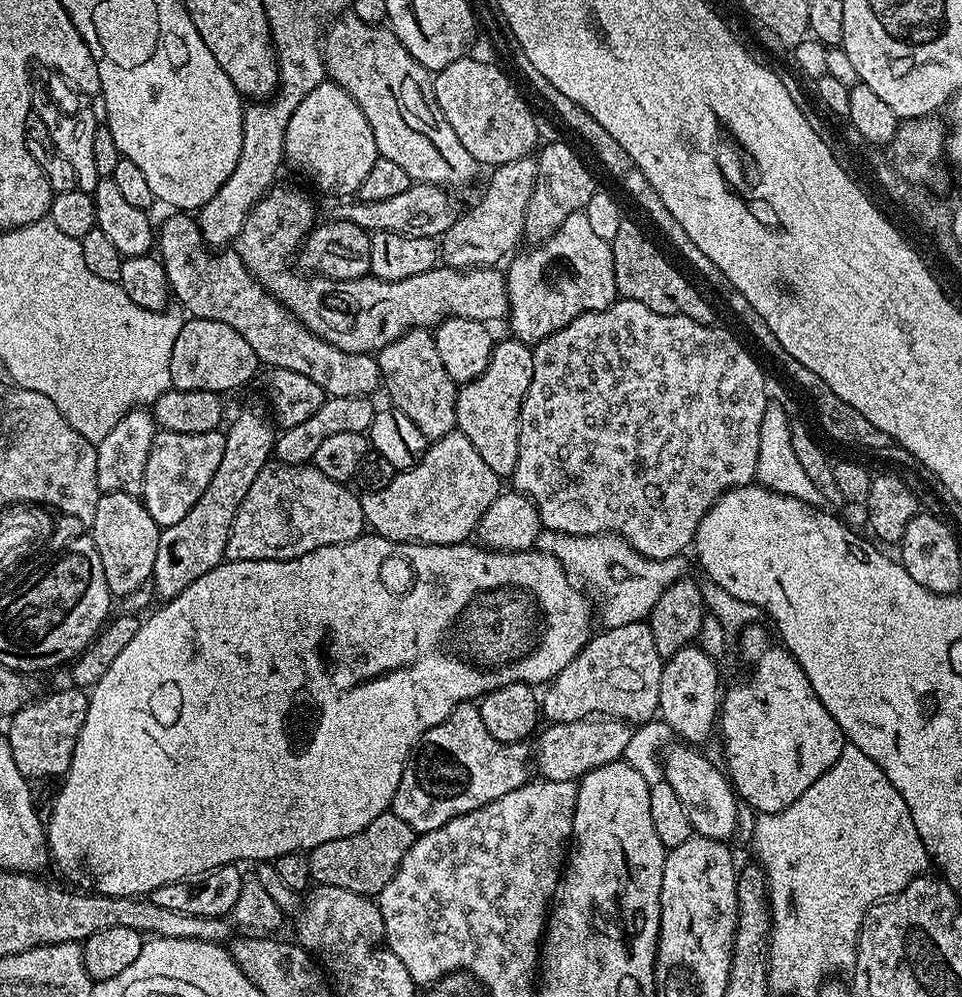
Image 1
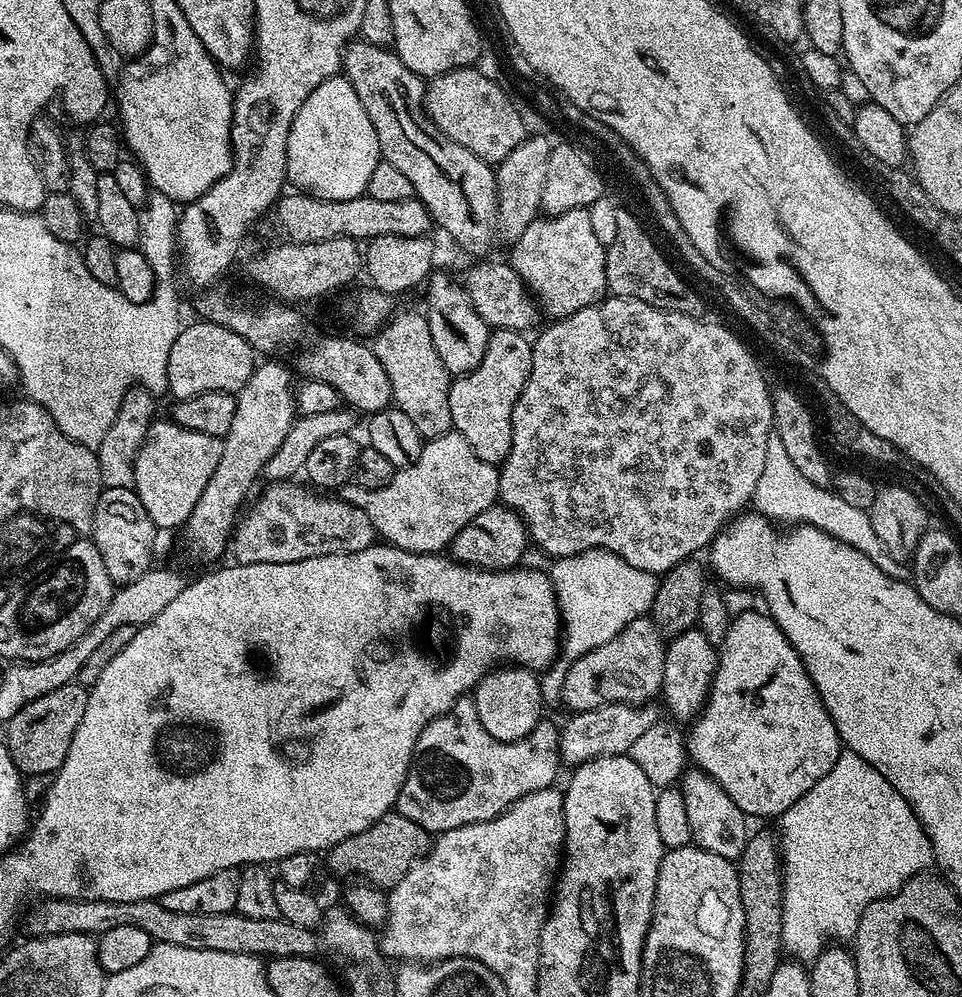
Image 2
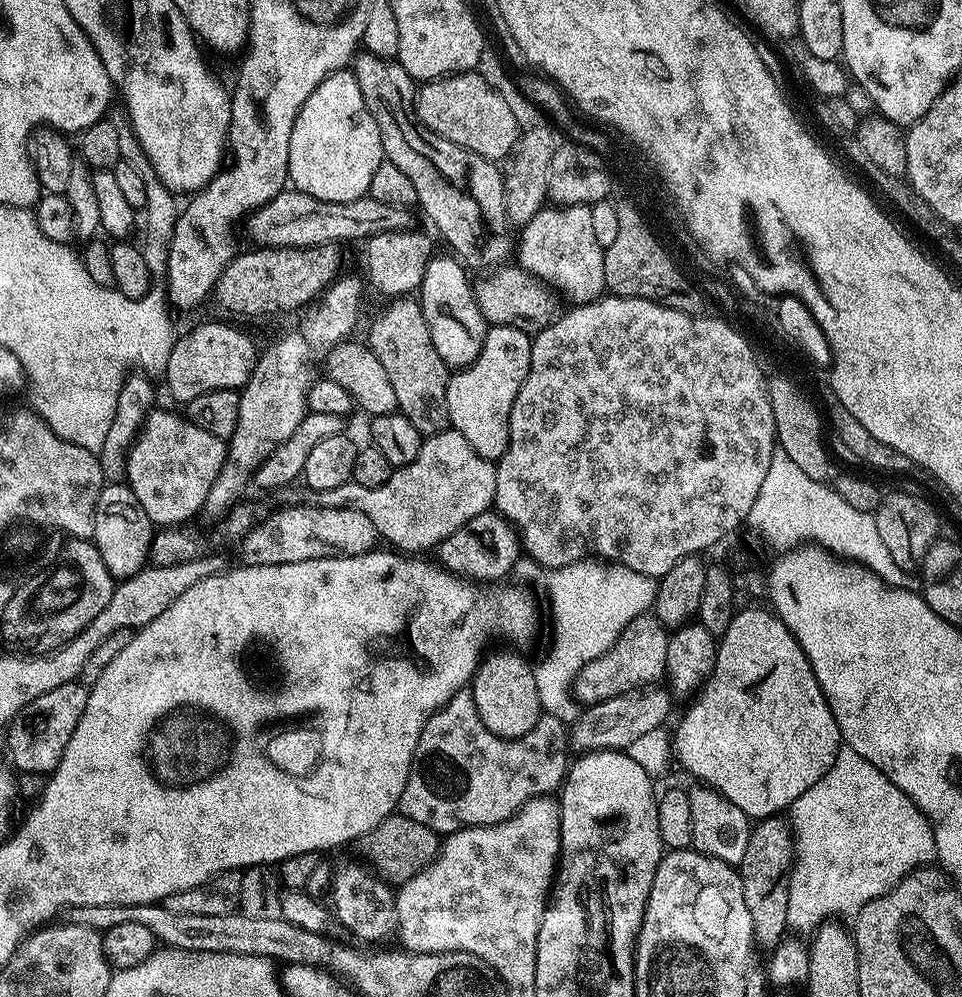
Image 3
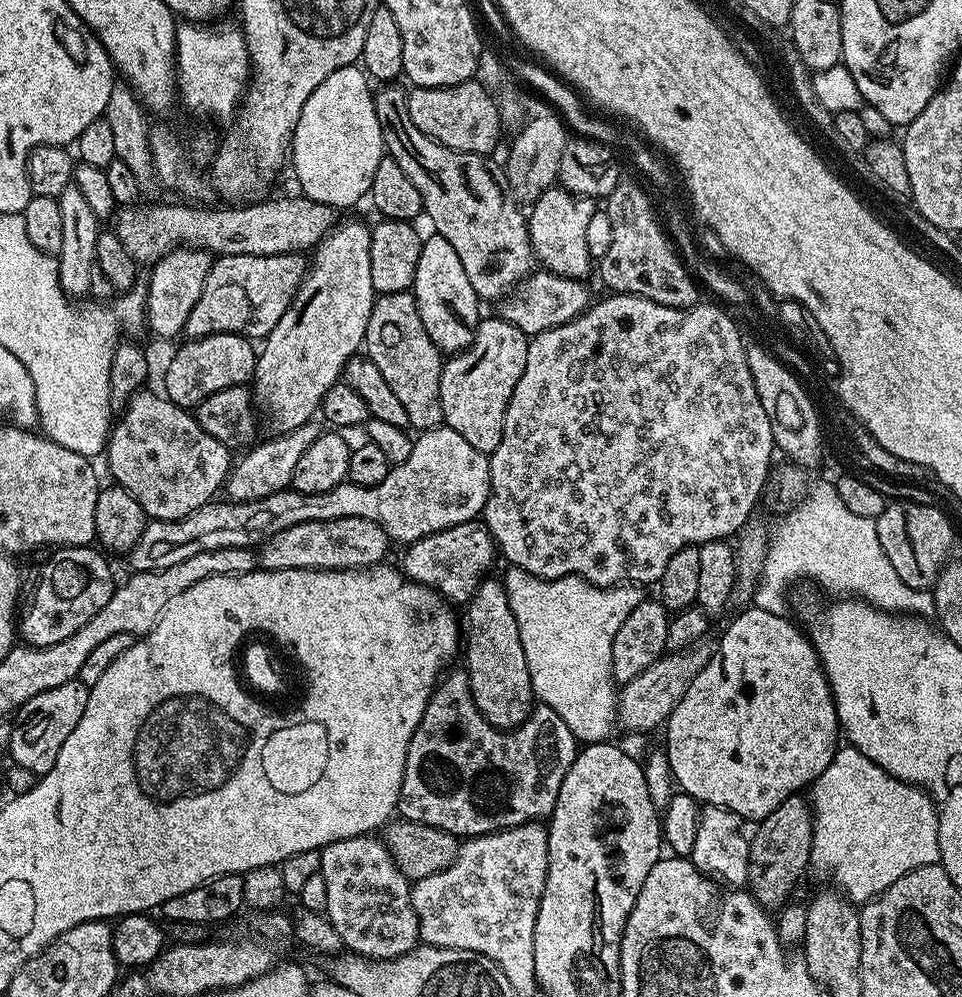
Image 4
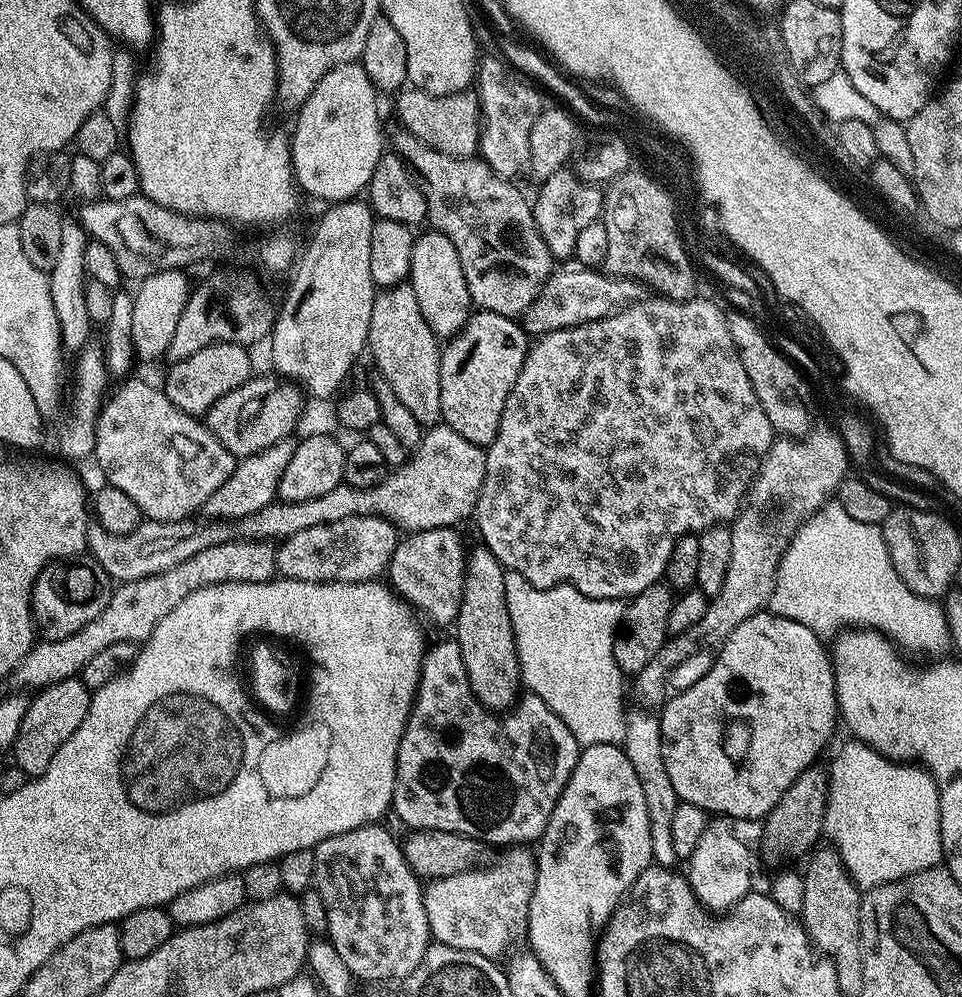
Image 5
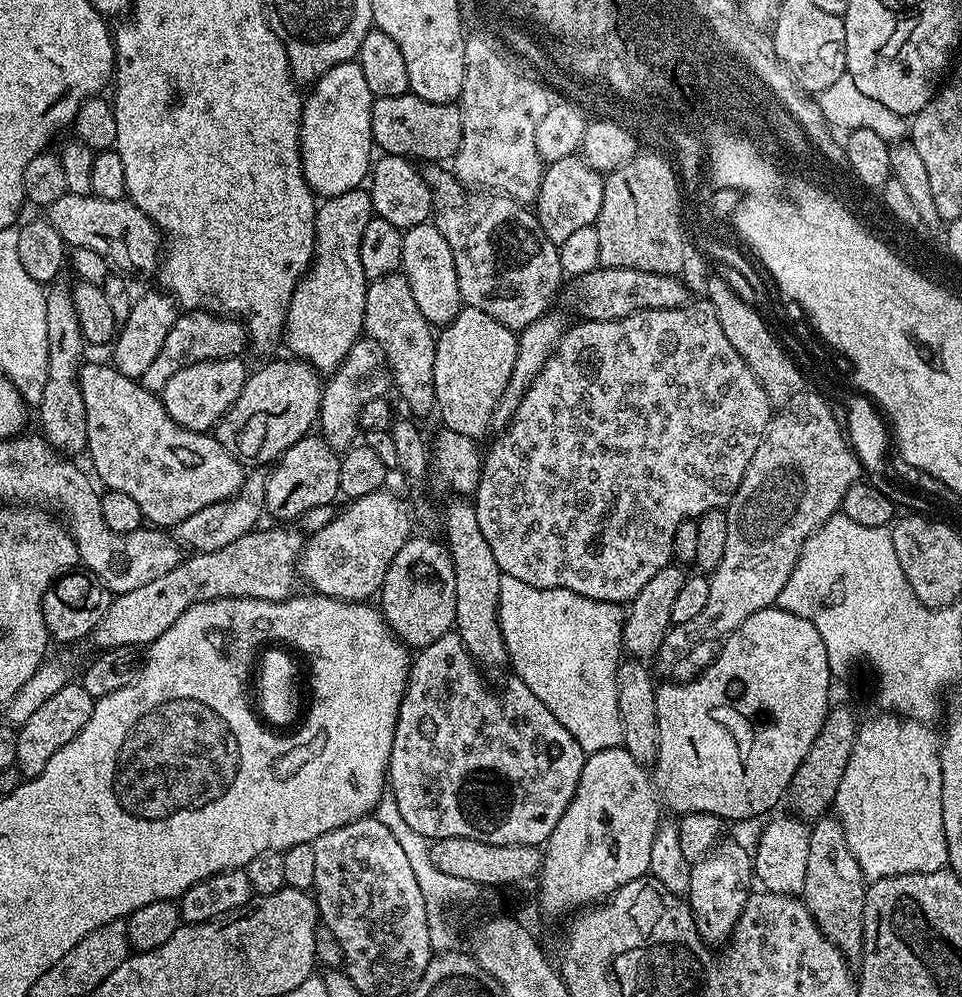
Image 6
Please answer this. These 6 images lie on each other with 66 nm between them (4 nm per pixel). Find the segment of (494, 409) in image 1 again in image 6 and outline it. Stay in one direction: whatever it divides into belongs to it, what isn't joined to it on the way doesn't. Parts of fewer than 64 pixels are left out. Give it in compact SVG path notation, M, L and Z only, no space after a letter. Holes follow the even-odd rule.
M461 307L460 313L443 329L444 333L436 336L436 357L434 358L434 390L436 391L435 411L440 412L443 427L454 430L458 434L466 434L480 438L484 431L489 431L492 423L492 411L506 390L506 382L510 382L510 374L516 361L516 345L518 336L515 331L502 322L490 318L490 314L482 314L482 310Z

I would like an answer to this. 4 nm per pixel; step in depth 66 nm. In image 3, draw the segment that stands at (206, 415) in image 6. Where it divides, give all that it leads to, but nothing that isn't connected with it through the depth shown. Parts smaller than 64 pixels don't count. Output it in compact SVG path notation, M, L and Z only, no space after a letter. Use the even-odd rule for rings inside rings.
M200 324L181 335L170 350L162 379L168 383L168 392L180 403L187 406L198 394L210 390L243 389L245 382L256 365L258 348L244 332L228 324Z

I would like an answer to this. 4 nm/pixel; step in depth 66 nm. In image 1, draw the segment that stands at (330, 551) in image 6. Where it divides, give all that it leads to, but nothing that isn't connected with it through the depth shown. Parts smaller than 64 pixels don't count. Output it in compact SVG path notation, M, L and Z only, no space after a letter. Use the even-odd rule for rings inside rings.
M270 462L262 466L234 514L225 557L238 562L293 560L322 546L345 544L365 535L360 497L350 489L348 484L326 478L311 463Z

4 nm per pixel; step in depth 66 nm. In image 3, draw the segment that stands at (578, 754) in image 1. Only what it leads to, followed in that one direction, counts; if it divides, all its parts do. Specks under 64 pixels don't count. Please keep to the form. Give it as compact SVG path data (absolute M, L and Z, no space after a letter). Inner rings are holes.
M641 686L635 692L618 694L614 698L591 705L571 729L571 743L575 747L577 744L581 753L626 750L632 742L644 737L650 730L664 728L668 724L668 715L672 712L673 693L667 687L660 687Z

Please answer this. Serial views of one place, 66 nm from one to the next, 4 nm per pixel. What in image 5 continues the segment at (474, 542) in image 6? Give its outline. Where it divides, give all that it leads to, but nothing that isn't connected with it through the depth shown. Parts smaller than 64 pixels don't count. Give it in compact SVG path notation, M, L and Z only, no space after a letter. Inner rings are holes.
M477 546L473 552L471 549L464 566L462 602L454 621L454 638L460 647L472 692L493 714L507 713L522 692L518 650L506 610L505 571L490 549L483 546Z

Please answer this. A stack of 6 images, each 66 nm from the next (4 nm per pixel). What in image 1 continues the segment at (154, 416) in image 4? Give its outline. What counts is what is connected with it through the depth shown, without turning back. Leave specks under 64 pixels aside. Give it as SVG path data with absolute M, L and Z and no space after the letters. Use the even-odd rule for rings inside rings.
M157 431L150 446L149 458L146 459L145 481L142 483L142 499L150 518L161 530L174 526L174 522L186 518L190 514L190 506L202 498L206 486L210 486L210 478L222 463L222 454L226 451L226 435L223 431L207 432L206 434L178 434L177 432Z

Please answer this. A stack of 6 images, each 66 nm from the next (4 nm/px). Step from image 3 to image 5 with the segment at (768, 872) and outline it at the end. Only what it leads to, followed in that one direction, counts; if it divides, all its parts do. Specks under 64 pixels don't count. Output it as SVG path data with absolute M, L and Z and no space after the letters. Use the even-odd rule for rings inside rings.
M820 766L807 768L778 798L774 810L770 810L763 821L764 837L760 844L764 847L764 856L768 860L792 860L795 856L807 857L810 850L817 847L816 839L824 832L824 815L828 801L828 773Z

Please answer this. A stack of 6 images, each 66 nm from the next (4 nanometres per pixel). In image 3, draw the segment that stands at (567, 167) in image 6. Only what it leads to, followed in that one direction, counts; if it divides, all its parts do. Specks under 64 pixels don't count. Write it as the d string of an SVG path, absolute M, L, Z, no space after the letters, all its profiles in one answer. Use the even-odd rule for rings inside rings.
M566 204L540 208L538 214L534 214L534 218L530 218L530 222L526 222L519 229L519 267L526 269L530 274L534 274L549 288L562 294L565 292L572 299L573 305L588 304L591 300L600 299L606 292L604 286L604 249L598 246L591 223L590 207L587 204Z

